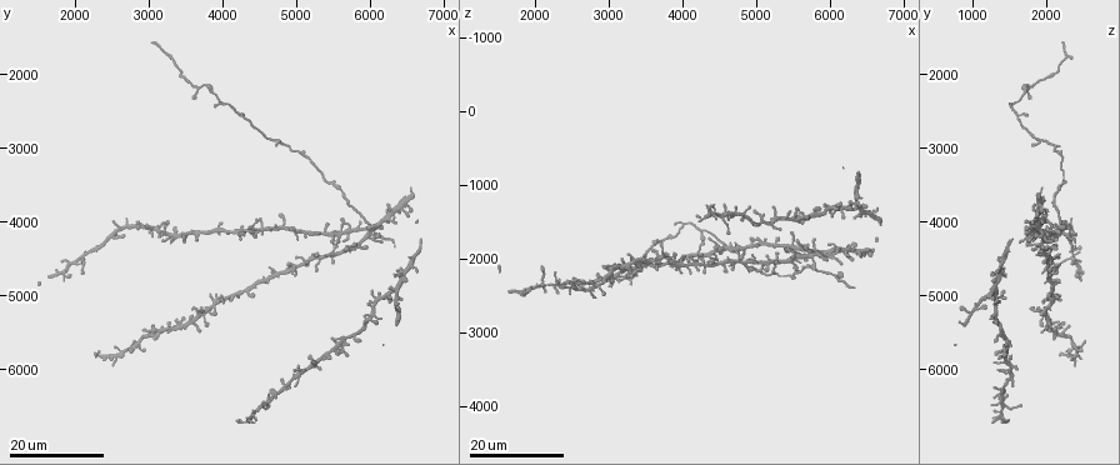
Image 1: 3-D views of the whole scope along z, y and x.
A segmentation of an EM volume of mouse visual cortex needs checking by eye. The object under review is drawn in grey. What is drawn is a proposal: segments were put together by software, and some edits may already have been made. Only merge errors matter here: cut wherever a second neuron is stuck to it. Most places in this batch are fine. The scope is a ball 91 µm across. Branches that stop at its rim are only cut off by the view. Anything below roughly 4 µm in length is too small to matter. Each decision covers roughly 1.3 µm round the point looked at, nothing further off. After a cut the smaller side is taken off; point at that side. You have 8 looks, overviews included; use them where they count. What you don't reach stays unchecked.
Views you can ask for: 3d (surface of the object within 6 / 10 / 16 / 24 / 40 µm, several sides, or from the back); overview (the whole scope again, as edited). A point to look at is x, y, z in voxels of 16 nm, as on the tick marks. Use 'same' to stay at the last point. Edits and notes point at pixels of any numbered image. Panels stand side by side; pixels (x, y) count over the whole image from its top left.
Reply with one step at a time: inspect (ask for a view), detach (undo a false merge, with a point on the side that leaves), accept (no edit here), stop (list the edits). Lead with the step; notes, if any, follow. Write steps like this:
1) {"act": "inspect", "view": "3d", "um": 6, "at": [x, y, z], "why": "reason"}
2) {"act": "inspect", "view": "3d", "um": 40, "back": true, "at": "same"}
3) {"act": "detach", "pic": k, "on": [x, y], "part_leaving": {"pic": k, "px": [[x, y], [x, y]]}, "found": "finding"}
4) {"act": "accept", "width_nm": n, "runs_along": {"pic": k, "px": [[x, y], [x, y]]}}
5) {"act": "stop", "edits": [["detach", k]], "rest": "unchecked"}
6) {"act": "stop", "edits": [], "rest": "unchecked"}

{"act": "inspect", "view": "3d", "um": 16, "at": [6050, 4200, 2200]}

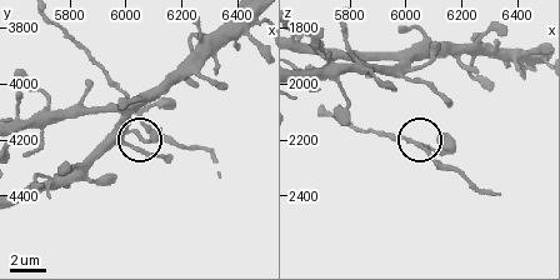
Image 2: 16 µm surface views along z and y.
{"act": "inspect", "view": "3d", "um": 6, "at": [6070, 4160, 2250]}

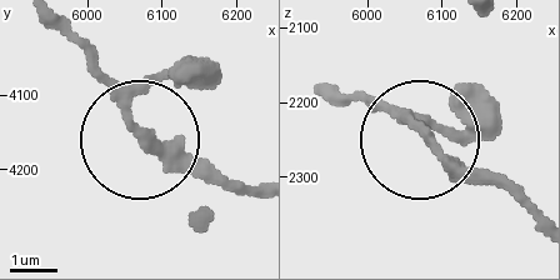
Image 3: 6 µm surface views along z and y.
{"act": "accept", "side_arm_um": 7, "found": "one neuron here"}

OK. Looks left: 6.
{"act": "inspect", "view": "3d", "um": 16, "at": [3800, 2150, 1750], "why": "calibre changes"}

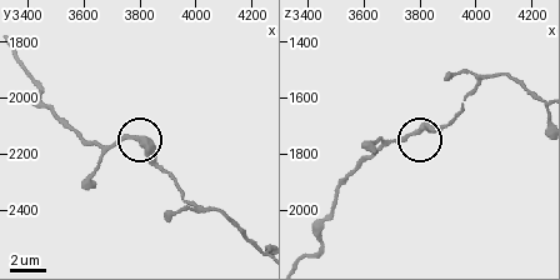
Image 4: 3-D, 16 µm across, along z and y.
{"act": "inspect", "view": "3d", "um": 10, "at": [3790, 2140, 1720]}

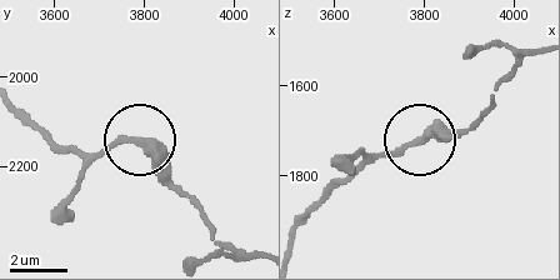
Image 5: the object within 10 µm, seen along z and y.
{"act": "accept", "width_nm": 370, "runs_along": {"pic": 5, "px": [[534, 53], [469, 124], [419, 136], [343, 181]]}, "found": "all the same neuron"}

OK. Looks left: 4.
{"act": "inspect", "view": "3d", "um": 16, "at": [4200, 2550, 1600], "why": "three arms meet"}

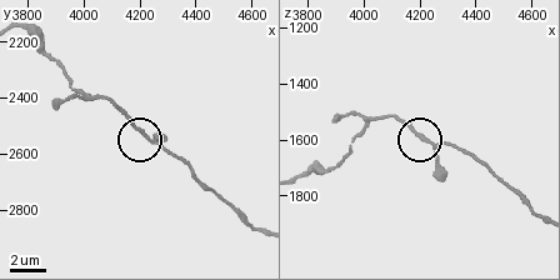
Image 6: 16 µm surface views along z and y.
{"act": "inspect", "view": "3d", "um": 10, "at": [4260, 2550, 1620], "why": "closer look"}

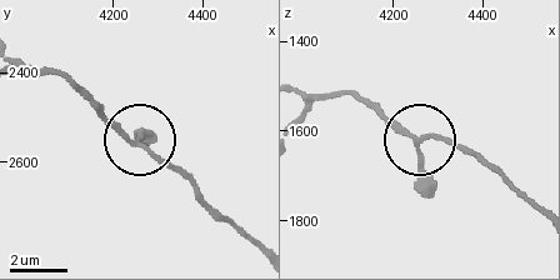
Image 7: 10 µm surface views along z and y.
{"act": "accept", "runs_along": {"pic": 7, "px": [[258, 250], [81, 88]]}, "found": "one neuron here"}

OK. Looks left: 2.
{"act": "inspect", "view": "3d", "um": 16, "at": [2100, 4500, 2350], "why": "four-way junction"}

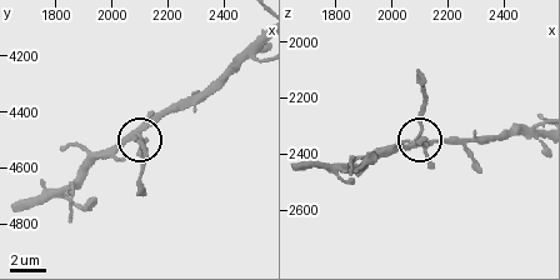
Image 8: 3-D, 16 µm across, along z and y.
{"act": "inspect", "view": "3d", "um": 6, "at": [2110, 4490, 2330]}

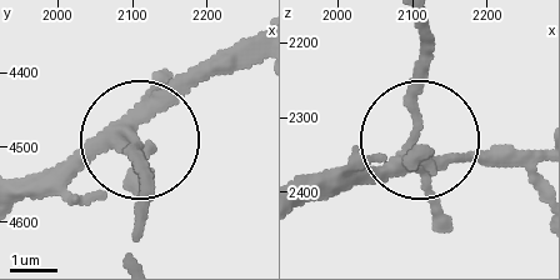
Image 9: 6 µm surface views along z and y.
{"act": "accept", "side_arm_um": 5, "runs_along": {"pic": 9, "px": [[258, 35], [150, 119], [138, 186]]}, "found": "continuous, no second neuron"}

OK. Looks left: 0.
{"act": "stop", "edits": [], "rest": "unchecked"}

